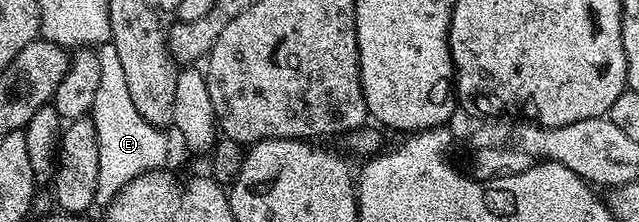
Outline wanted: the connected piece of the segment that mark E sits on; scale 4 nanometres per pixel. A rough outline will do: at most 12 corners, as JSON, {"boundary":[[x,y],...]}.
{"boundary":[[113,42],[97,47],[90,118],[100,145],[96,200],[160,170],[167,134],[149,125]]}

